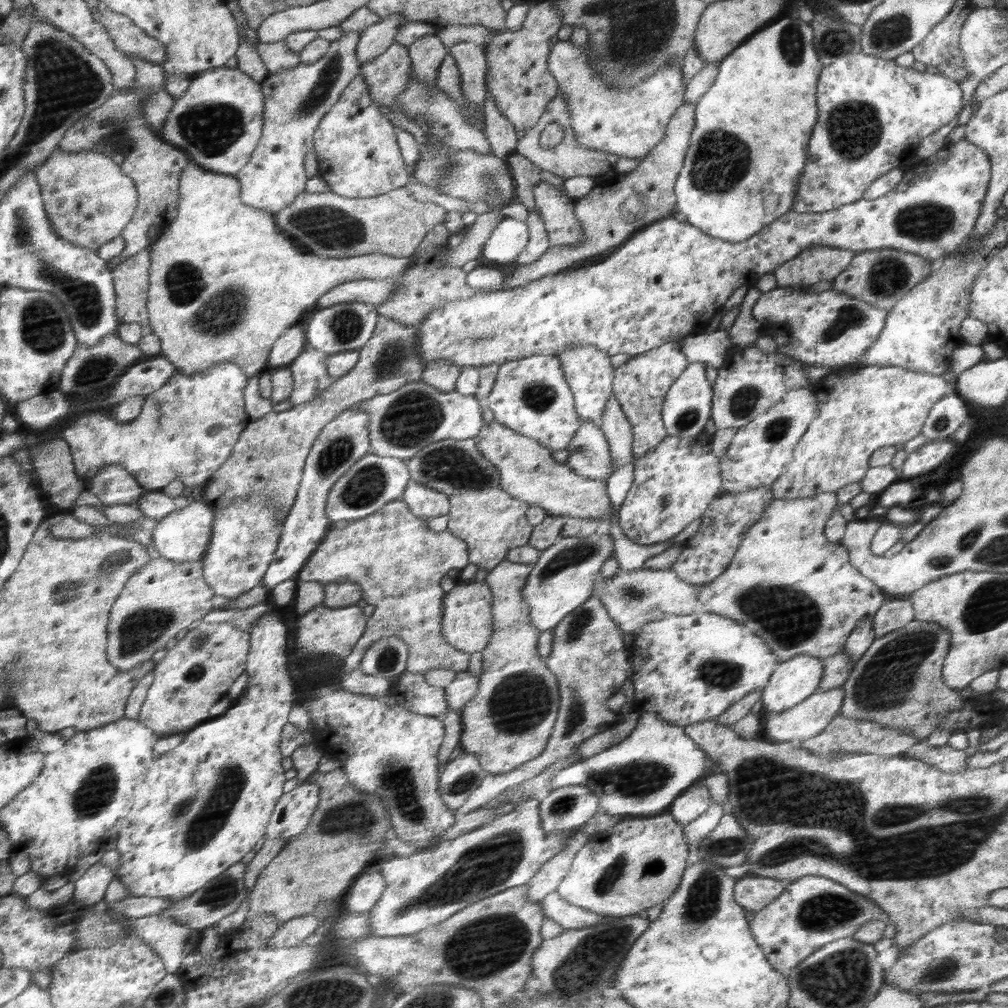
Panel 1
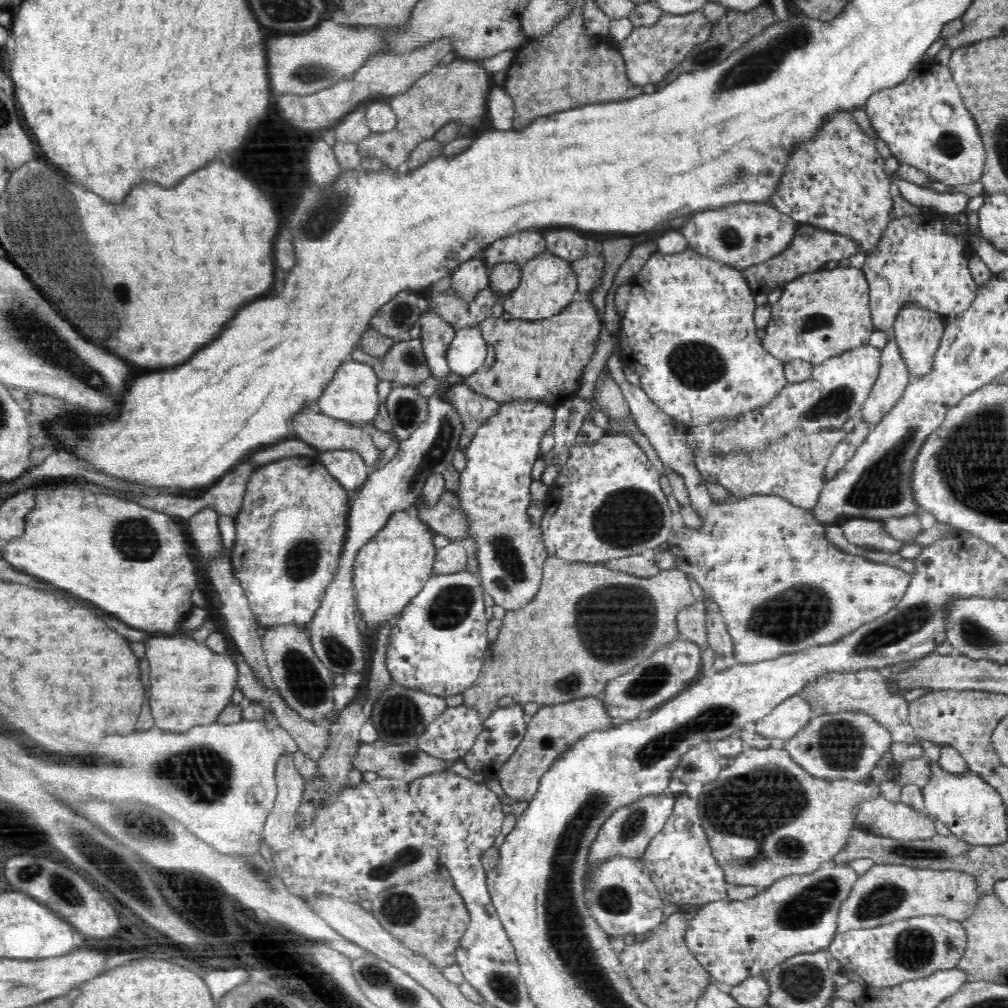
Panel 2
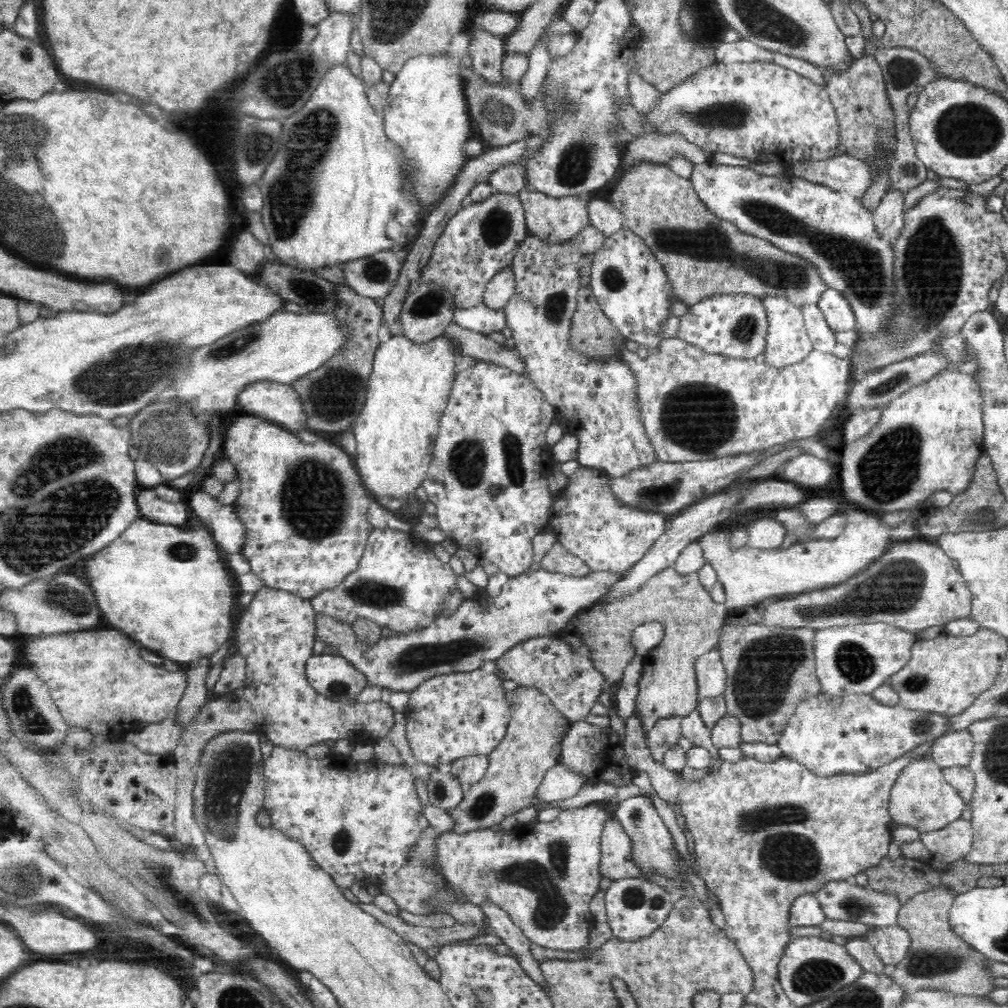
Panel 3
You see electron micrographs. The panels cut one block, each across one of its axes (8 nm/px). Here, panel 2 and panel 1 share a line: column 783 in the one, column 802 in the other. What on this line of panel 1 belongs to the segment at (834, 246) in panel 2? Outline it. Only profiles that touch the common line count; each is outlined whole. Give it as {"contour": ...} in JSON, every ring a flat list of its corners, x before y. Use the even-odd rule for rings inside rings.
{"contour":[[830,246,806,248,806,251,776,268,773,274,780,288,810,287,822,280,835,279,850,264,855,254,852,250]]}

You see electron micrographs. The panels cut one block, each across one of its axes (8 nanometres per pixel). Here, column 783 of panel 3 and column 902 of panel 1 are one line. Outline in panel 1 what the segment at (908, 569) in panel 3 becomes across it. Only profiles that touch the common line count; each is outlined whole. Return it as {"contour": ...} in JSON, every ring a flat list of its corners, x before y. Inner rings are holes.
{"contour":[[892,598,888,604,884,604,882,608,879,608,873,616,874,634,876,638,882,638,882,636,912,623,915,618,916,613,910,600]]}

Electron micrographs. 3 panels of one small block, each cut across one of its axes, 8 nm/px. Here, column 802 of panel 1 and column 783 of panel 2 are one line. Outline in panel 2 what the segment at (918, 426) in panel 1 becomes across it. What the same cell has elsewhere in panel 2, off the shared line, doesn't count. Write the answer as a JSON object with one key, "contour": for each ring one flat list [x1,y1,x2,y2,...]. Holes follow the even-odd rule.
{"contour":[[822,428,814,434,782,436,774,444,764,447,762,454,745,454,736,450,728,452,726,456,717,456,698,452,693,462,705,483,720,484,730,496,742,498,749,495,777,495,800,509,810,511,818,506,823,492,828,460,846,436,847,428]]}

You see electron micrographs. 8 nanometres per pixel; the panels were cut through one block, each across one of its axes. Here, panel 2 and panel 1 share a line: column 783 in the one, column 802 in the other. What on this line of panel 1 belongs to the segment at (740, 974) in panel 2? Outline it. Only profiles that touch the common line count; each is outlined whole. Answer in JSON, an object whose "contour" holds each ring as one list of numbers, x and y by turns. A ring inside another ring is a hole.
{"contour":[[816,875,791,881,778,898,749,919,752,934,761,945,762,952,768,957,773,969,783,974,800,966,802,960,808,959,813,952,827,944,852,937,862,925,872,920,889,923,881,909,866,896,846,888,838,881]]}

